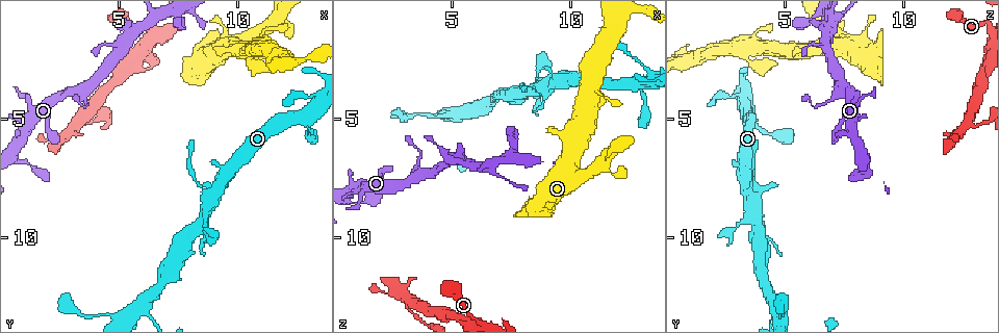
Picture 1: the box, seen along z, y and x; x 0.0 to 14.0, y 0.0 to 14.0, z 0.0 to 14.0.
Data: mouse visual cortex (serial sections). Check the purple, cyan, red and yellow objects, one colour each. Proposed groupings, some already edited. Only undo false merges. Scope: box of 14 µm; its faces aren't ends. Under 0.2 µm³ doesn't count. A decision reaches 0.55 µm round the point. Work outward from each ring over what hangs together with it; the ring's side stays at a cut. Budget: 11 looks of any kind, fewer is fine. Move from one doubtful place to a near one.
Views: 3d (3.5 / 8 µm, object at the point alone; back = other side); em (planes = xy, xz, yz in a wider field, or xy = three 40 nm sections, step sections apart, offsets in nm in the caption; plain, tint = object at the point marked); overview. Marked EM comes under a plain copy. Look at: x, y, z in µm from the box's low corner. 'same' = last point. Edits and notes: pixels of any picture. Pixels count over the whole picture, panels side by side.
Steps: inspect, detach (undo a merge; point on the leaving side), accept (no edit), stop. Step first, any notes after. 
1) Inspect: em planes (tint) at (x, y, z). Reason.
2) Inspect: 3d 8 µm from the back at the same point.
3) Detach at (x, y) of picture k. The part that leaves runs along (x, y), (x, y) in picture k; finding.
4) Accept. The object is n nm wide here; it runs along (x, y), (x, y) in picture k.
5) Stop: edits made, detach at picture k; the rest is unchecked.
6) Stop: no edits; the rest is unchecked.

Inspect: 3d 3.5 µm at (8.5, 2.8, 8.8). Thick turns thin.

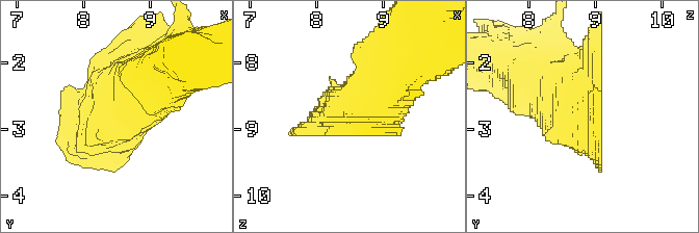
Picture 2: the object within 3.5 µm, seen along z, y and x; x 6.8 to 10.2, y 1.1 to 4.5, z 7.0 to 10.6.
Inspect: em xy step 2 (tint) at (8.35, 2.90, 8.70).

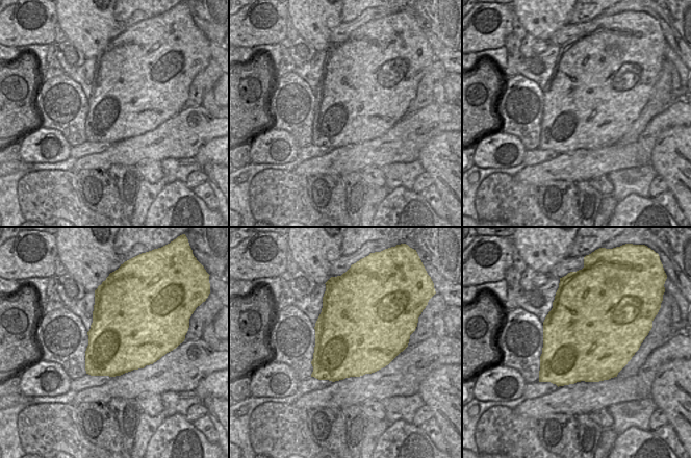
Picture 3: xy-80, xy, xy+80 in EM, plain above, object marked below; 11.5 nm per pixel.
Accept. The object is 1000 nm wide here; it runs along (153, 81), (95, 135), (56, 143) in picture 2; continuous, no second cell.

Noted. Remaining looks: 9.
Inspect: 3d 8 µm from the back at (10.6, 2.2, 3.3). Thin neck.

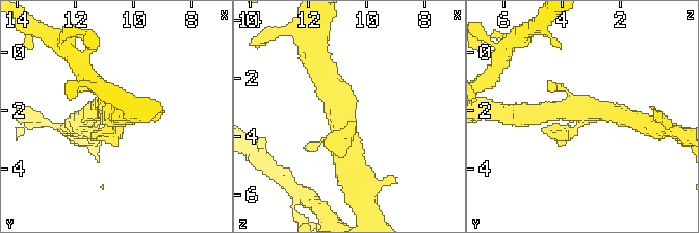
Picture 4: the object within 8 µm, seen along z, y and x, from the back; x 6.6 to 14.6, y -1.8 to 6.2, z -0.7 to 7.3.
Inspect: em xy step 5 (tint) at (10.6, 2.2, 3.3). Now the EM.

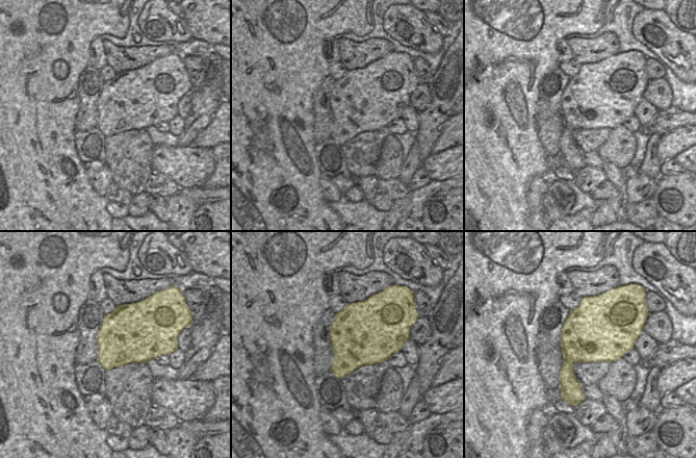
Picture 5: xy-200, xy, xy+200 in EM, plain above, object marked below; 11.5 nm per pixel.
Accept. The object is 750 nm wide here; it runs along (342, 148), (341, 115), (326, 91) in picture 4; continuous, no second cell.

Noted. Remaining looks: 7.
Inspect: 3d 3.5 µm at (4.9, 13.3, 4.8). Arms part here.

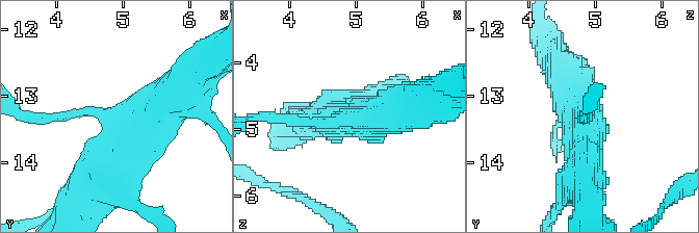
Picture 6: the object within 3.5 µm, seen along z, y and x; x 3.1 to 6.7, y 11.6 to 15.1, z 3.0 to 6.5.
Inspect: em xy step 1 (tint) at (4.90, 13.30, 4.80). 3 arms meet here; the arms are 200, 400, 600 nm wide.

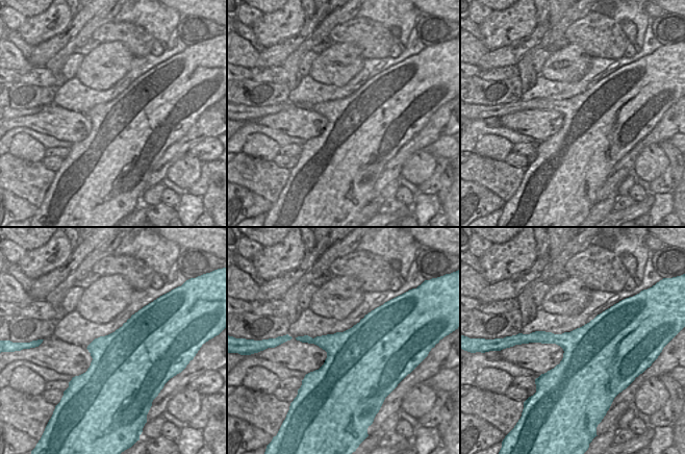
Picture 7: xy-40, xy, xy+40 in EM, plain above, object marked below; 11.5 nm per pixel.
Accept. It runs along (187, 79), (139, 124), (67, 114) in picture 6; one cell here.

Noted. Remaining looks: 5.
Inspect: 3d 3.5 µm at (3.3, 5.1, 12.8). Sudden change in width.

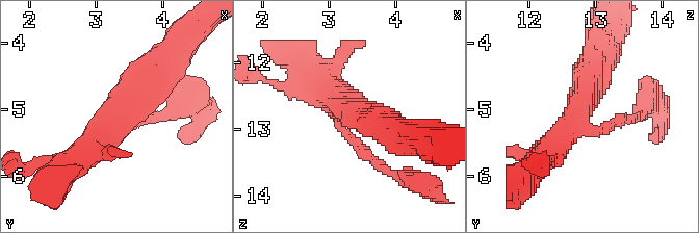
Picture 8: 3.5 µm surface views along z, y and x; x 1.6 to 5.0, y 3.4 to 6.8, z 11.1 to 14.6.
Inspect: em xy step 2 (tint) at (3.20, 5.15, 12.70). 3 arms meet here; the arms are 150, 400, 500 nm wide.

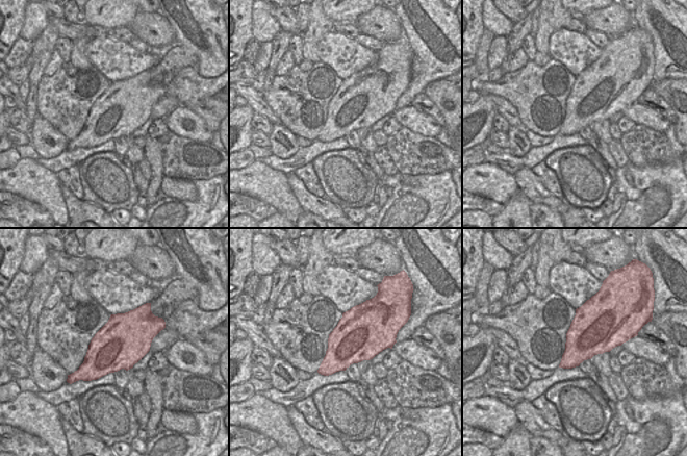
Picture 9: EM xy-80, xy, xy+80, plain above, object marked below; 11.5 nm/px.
Inspect: em xy step 3 (tint) at the same point.

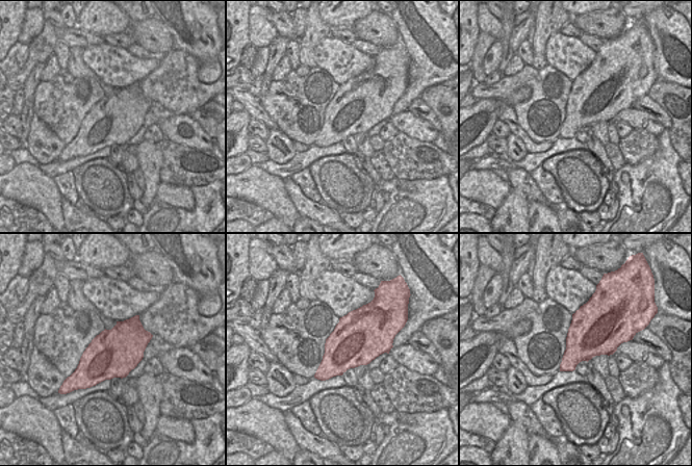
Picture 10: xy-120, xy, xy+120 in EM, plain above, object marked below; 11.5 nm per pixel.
Accept. The object is 600 nm wide here; it runs along (157, 69), (154, 78), (71, 161) in picture 8; continuous, no second cell.

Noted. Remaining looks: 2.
Stop: no edits; the rest is unchecked.

